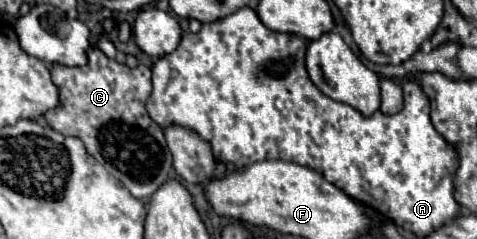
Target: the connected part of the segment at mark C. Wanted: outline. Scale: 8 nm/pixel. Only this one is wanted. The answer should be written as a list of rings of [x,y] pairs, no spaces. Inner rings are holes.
[[[88,49],[88,63],[82,67],[50,65],[52,83],[58,87],[60,105],[44,113],[46,123],[62,135],[82,139],[88,153],[120,179],[134,197],[144,199],[168,179],[172,155],[164,141],[164,131],[146,113],[146,99],[152,89],[152,73],[146,65],[130,69],[108,59],[100,49]]]

